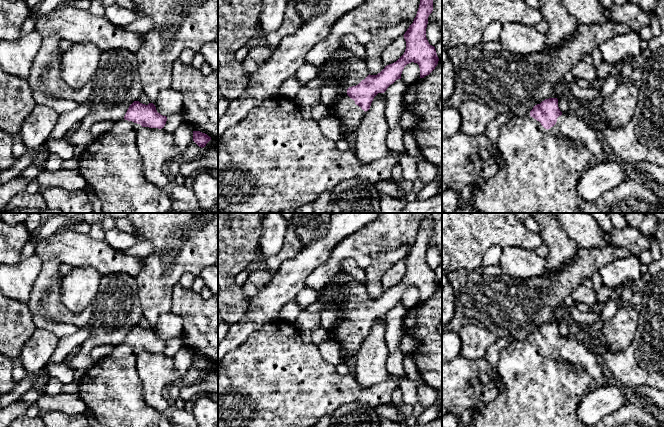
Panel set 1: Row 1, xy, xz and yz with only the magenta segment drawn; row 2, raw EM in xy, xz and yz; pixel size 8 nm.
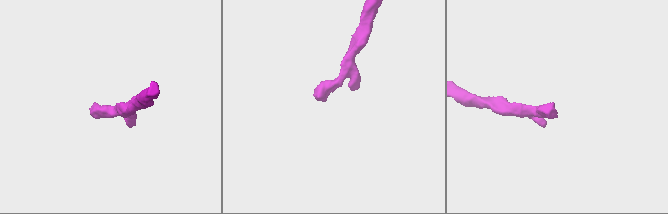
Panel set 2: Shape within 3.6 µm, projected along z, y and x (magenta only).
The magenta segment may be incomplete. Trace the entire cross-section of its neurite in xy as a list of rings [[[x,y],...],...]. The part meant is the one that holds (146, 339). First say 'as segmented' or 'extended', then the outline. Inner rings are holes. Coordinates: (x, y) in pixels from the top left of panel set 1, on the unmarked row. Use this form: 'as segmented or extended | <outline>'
extended | [[[134,325],[124,342],[115,346],[112,352],[85,371],[79,382],[78,395],[87,409],[94,415],[101,427],[172,427],[167,412],[160,412],[148,406],[143,399],[143,385],[139,378],[136,360],[141,351],[164,352],[167,341],[157,336],[153,327],[148,329]]]

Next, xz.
extended | [[[428,216],[421,222],[416,241],[403,259],[406,265],[404,278],[396,286],[385,290],[377,299],[369,298],[366,283],[357,281],[344,271],[327,281],[328,286],[345,286],[349,290],[347,297],[340,301],[342,317],[334,327],[327,330],[330,338],[341,346],[342,363],[356,357],[374,321],[378,317],[384,317],[391,308],[401,303],[407,288],[414,286],[419,289],[420,302],[435,293],[439,282],[435,271],[426,262],[428,241],[432,235],[433,221]]]

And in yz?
extended | [[[557,322],[545,323],[535,329],[529,339],[510,343],[500,354],[497,372],[505,390],[482,408],[474,427],[584,427],[577,417],[581,399],[608,385],[608,374],[604,371],[602,359],[578,337],[562,337]]]

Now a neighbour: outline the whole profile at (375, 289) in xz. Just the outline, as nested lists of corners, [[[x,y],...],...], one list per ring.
[[[400,244],[394,250],[377,252],[371,256],[371,263],[365,269],[366,290],[370,299],[377,299],[385,292],[381,282],[384,273],[396,262],[404,259],[409,250],[406,244]]]

